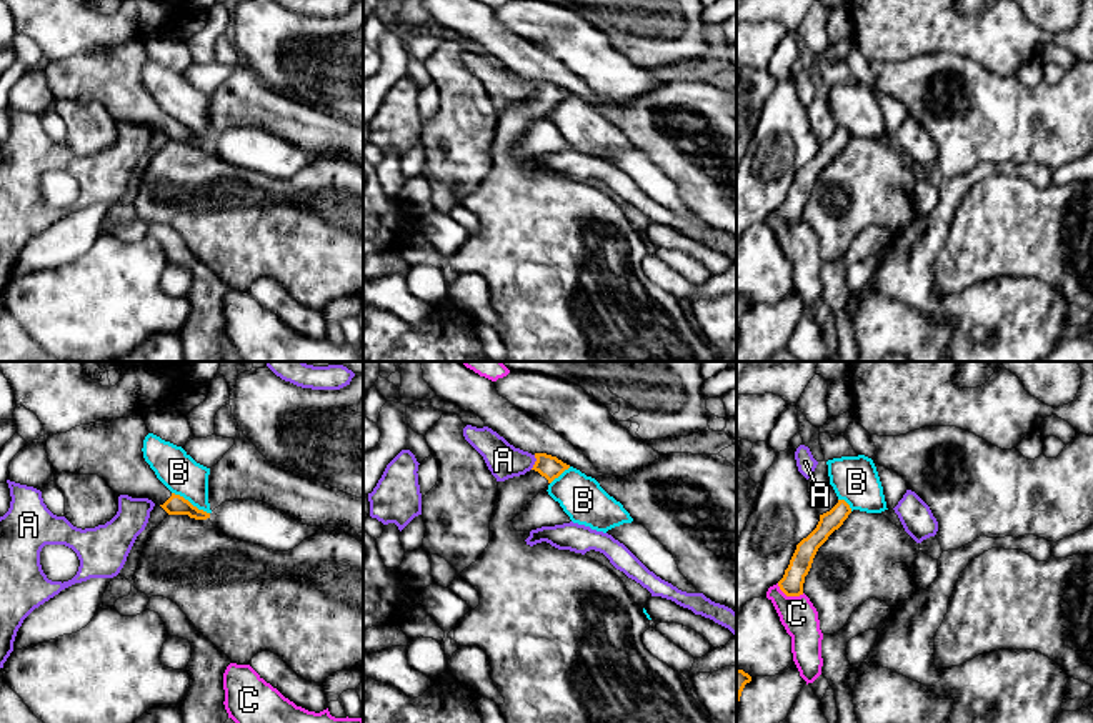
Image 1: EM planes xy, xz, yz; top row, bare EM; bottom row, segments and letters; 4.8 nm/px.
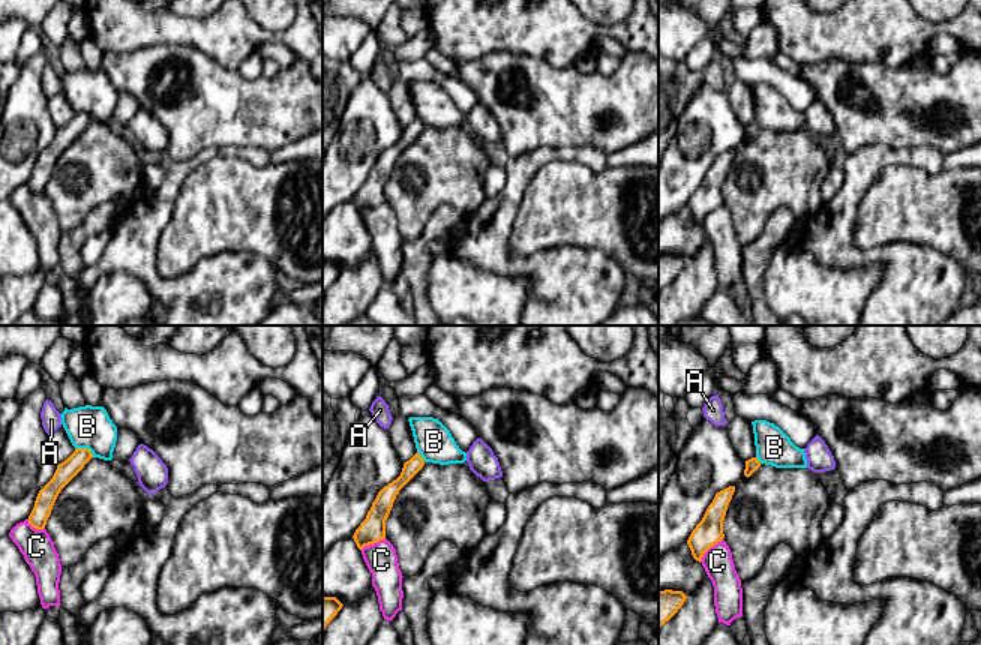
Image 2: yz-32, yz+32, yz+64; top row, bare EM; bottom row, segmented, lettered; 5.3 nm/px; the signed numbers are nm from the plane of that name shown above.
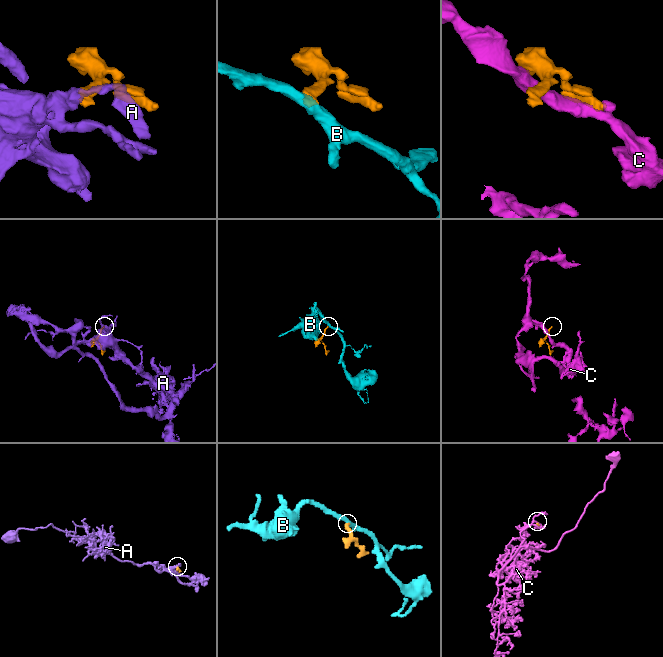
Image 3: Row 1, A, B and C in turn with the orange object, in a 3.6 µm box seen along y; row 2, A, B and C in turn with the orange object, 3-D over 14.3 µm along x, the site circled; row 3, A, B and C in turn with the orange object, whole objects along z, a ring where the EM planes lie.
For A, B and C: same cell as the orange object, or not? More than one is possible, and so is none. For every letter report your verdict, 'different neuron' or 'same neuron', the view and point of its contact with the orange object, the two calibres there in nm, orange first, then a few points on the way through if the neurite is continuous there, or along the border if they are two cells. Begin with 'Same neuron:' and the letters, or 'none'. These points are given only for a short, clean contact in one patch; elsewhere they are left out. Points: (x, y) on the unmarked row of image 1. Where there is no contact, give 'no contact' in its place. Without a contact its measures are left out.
Same neuron: none
A: different neuron | xz (535, 89) | 110/170 nm | along xz (535, 82), (535, 90), (530, 95)
B: different neuron | xy (189, 129) | 100/190 nm | along xy (172, 119), (209, 140)
C: different neuron | yz (790, 222) | 110/180 nm | along yz (777, 210), (787, 222), (803, 220)

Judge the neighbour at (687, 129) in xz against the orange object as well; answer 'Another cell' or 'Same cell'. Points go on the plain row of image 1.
Another cell

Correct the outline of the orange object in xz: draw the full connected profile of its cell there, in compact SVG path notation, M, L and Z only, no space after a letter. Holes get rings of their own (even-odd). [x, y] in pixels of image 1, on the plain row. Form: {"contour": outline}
{"contour": "M535 80L535 85L533 95L525 102L498 108L490 170L460 200L478 218L480 232L455 253L455 268L487 280L493 312L505 325L500 338L507 348L507 362L718 362L686 307L643 272L641 262L650 255L650 247L625 210L586 182L558 177L546 168L530 173L525 168L530 158L513 155L513 145L527 138L530 128L570 95L546 80Z"}

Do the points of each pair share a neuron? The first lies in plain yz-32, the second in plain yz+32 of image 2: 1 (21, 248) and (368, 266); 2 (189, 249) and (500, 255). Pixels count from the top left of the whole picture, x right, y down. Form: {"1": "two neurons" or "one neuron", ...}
{"1": "two neurons", "2": "two neurons"}

